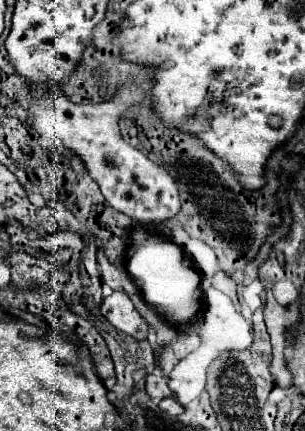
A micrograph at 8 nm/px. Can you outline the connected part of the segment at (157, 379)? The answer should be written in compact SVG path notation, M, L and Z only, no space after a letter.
M154 372L146 378L146 392L154 398L154 400L162 400L166 396L170 396L170 388L166 378L160 372Z

